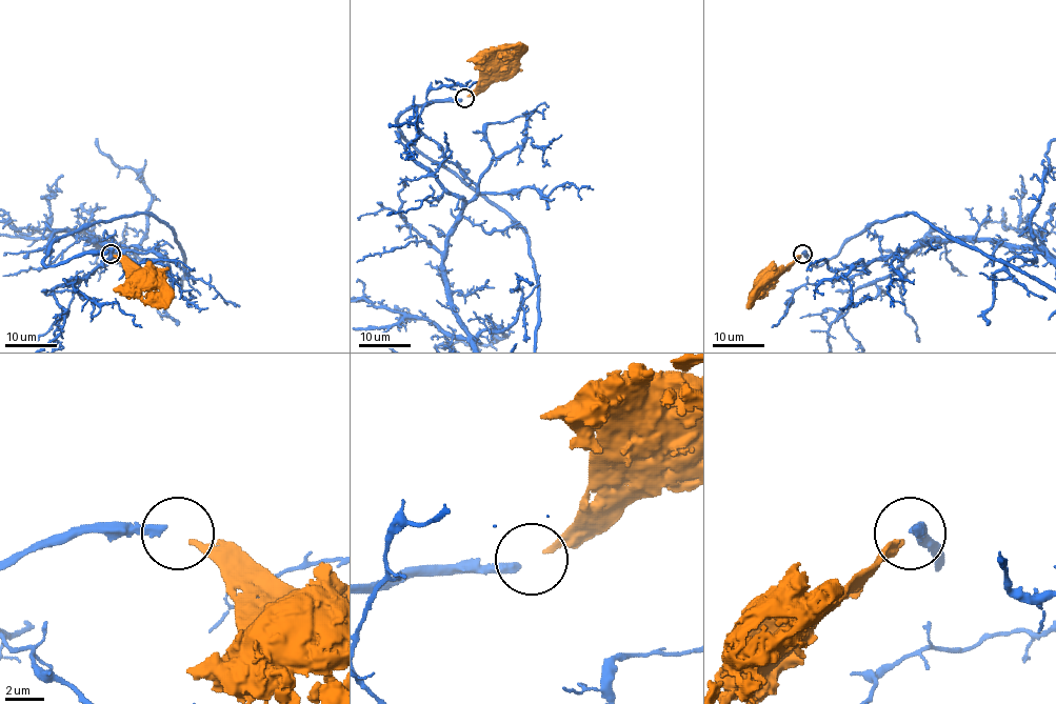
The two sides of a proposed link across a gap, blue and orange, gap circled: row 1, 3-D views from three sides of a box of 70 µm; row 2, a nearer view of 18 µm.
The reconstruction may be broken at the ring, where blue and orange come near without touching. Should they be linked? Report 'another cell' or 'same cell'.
same cell

